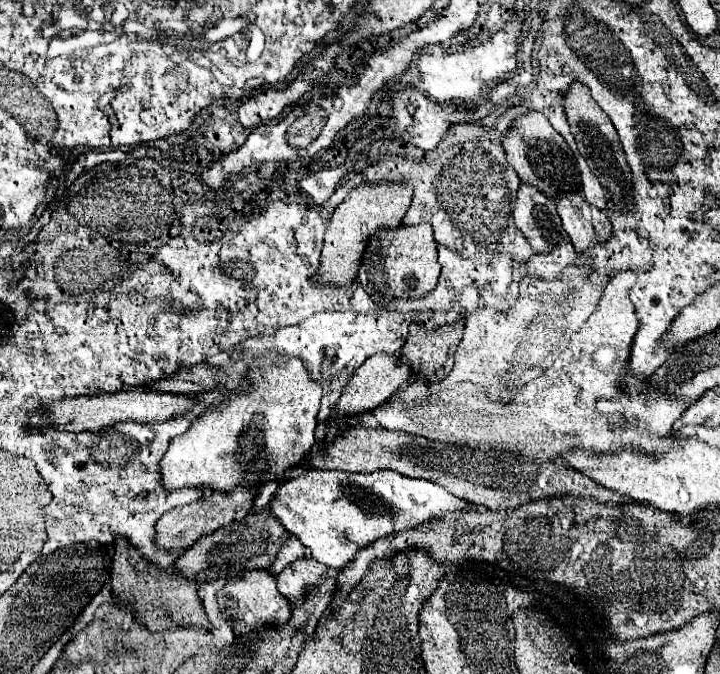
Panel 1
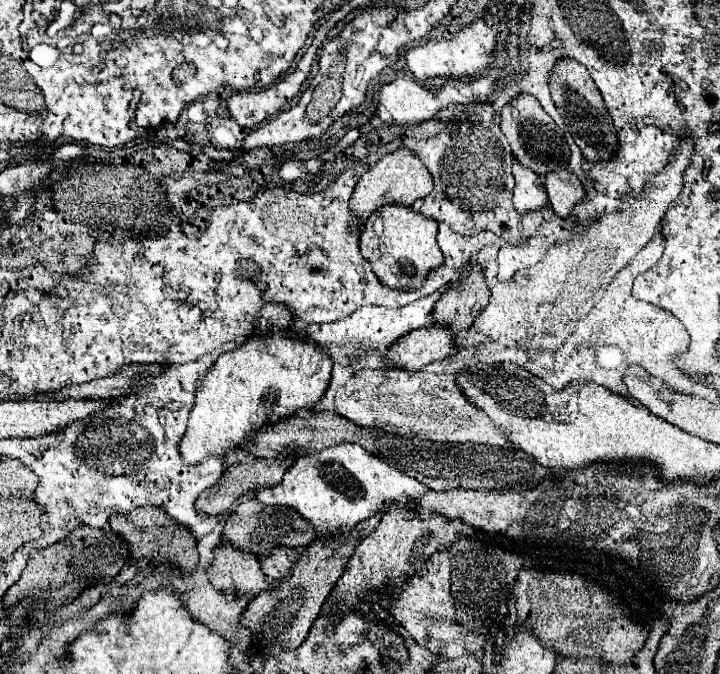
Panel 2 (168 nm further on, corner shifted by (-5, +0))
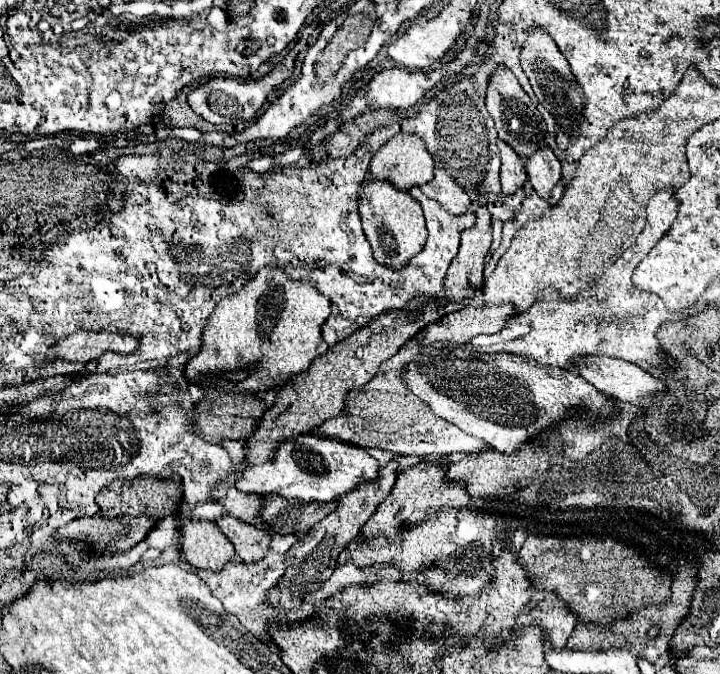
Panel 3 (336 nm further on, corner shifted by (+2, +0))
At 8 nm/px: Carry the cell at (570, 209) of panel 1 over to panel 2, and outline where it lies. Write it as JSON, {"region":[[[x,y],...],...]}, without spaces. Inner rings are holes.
{"region":[[[564,167],[548,173],[544,177],[544,187],[548,193],[550,207],[560,217],[566,217],[572,211],[572,207],[584,199],[584,187],[580,179]]]}

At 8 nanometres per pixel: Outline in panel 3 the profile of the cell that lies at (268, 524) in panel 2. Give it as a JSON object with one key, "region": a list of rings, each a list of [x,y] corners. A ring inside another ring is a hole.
{"region":[[[265,495],[261,501],[261,517],[271,531],[283,535],[303,535],[315,523],[325,519],[335,511],[337,501],[333,503],[297,503],[295,499],[281,499],[279,495]]]}

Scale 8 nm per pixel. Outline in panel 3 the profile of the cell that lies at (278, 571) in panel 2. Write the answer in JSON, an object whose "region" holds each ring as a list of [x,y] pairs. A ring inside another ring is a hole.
{"region":[[[223,515],[217,521],[219,529],[229,537],[229,541],[235,545],[237,555],[245,563],[257,563],[261,561],[267,551],[271,549],[271,537],[265,529],[249,525],[245,521],[239,521],[231,515]]]}

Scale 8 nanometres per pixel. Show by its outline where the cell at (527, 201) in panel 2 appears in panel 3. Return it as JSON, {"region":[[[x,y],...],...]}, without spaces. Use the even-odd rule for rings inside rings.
{"region":[[[499,141],[499,153],[501,153],[501,187],[503,187],[503,193],[515,195],[527,183],[525,161],[505,141]]]}

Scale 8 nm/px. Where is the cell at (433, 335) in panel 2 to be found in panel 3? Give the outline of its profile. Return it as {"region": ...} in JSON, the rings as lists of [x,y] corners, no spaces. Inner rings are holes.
{"region":[[[511,305],[497,307],[463,307],[459,311],[443,315],[439,321],[423,327],[413,341],[417,345],[433,345],[435,341],[455,341],[459,345],[469,343],[479,333],[497,333],[515,315]]]}

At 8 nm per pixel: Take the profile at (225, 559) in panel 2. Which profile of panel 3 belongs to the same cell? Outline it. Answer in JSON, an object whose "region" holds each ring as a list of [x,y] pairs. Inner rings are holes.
{"region":[[[185,519],[183,555],[197,569],[221,571],[227,561],[235,559],[235,547],[215,523]]]}

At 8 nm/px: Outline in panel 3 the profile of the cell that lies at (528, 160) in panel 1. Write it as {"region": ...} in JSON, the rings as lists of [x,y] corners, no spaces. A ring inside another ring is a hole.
{"region":[[[499,67],[491,79],[489,79],[489,89],[487,89],[487,111],[489,115],[493,117],[495,121],[495,127],[497,127],[497,133],[499,137],[509,145],[513,147],[513,151],[519,155],[519,157],[531,157],[533,153],[545,149],[547,145],[547,139],[549,139],[549,133],[547,133],[547,125],[543,121],[543,115],[537,111],[537,107],[531,103],[529,95],[521,89],[517,77],[509,71],[509,69],[503,69]]]}

